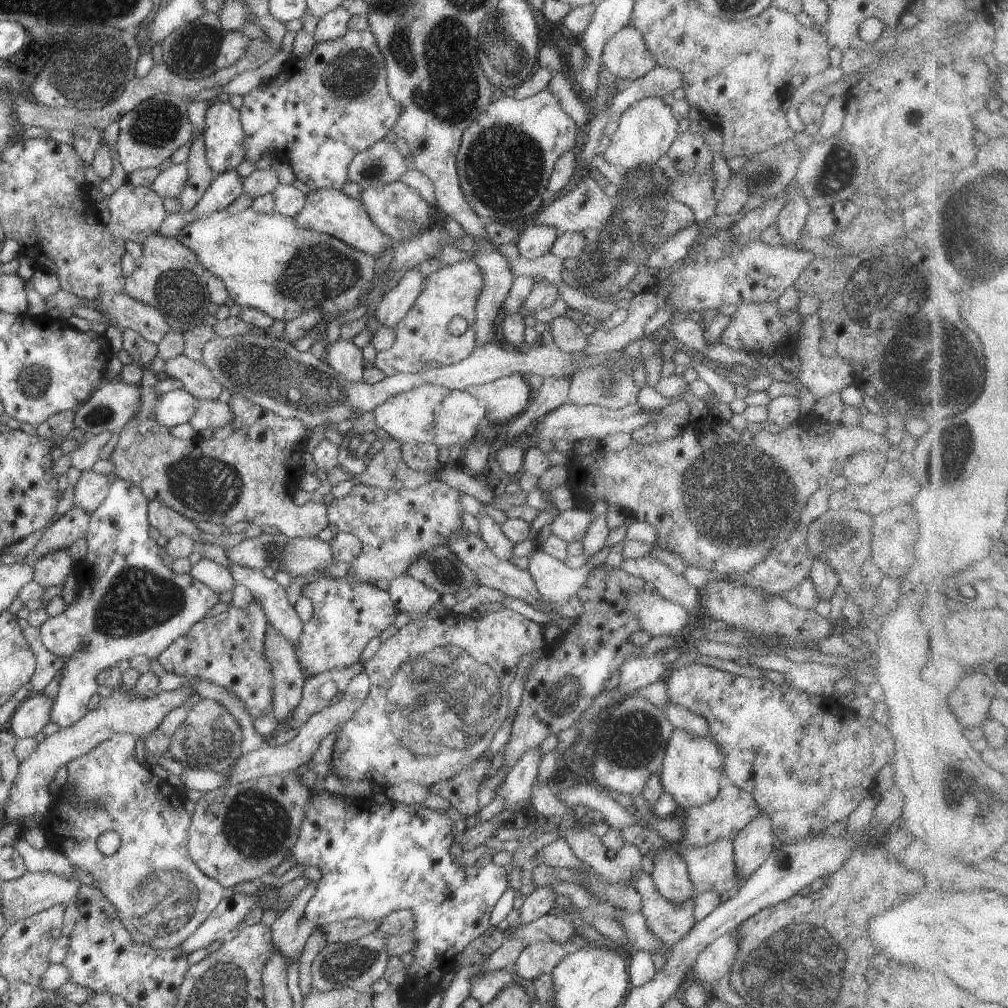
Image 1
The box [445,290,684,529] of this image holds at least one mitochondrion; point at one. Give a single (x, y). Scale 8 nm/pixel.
(608, 387)

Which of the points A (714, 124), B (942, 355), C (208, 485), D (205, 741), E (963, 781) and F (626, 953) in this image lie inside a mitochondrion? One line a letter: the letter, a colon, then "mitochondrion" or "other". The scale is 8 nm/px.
A: other
B: mitochondrion
C: mitochondrion
D: mitochondrion
E: mitochondrion
F: other

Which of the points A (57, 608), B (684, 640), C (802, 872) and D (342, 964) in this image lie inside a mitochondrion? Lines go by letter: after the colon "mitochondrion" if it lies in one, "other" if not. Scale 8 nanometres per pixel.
A: other
B: other
C: other
D: mitochondrion

